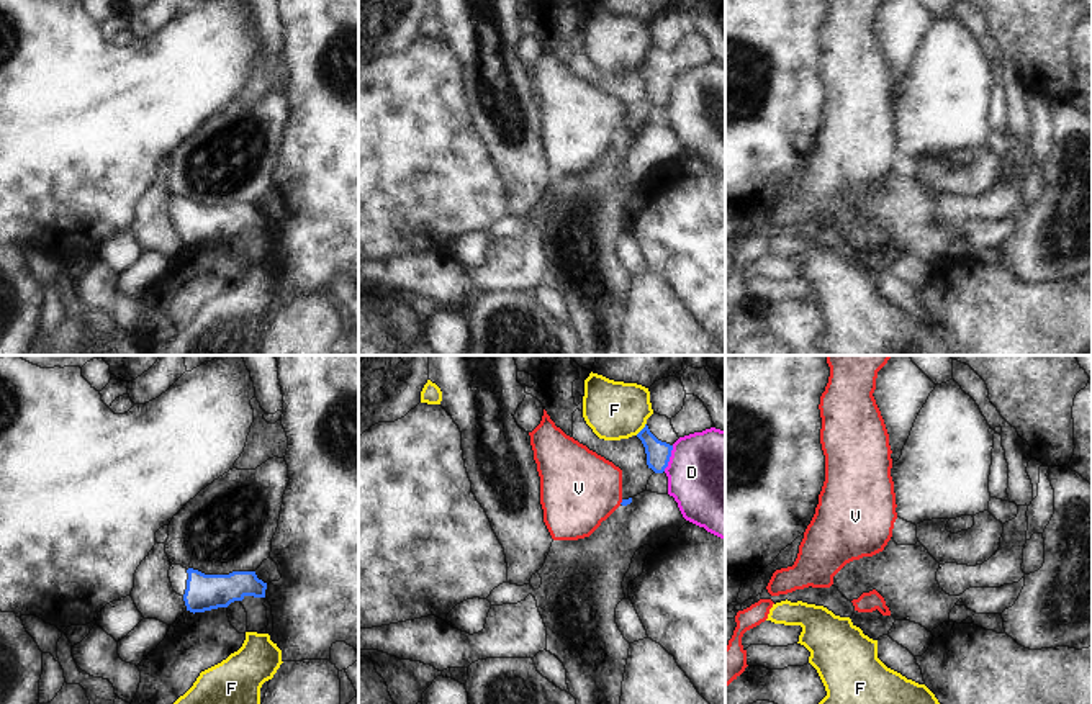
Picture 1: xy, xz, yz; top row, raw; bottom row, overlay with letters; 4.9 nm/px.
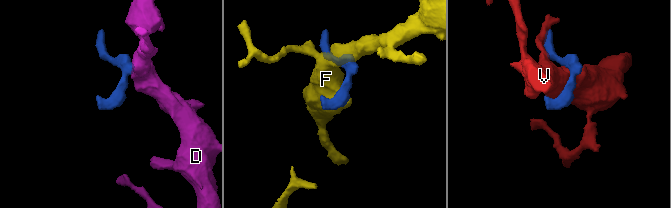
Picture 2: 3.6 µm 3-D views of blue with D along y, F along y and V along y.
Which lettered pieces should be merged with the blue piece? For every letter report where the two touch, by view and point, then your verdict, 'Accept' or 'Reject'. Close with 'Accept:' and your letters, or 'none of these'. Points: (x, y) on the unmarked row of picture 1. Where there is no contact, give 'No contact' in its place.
D: Touches blue at xz (668, 92). Reject
F: Touches blue at xz (642, 63). Reject
V: Touches blue at xz (622, 135). Reject
Accept: none of these.

